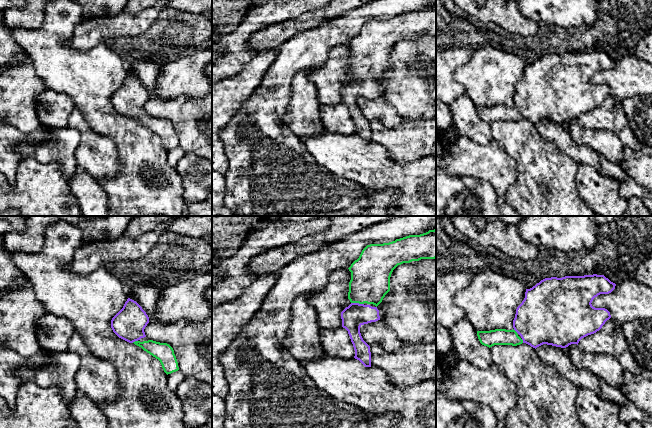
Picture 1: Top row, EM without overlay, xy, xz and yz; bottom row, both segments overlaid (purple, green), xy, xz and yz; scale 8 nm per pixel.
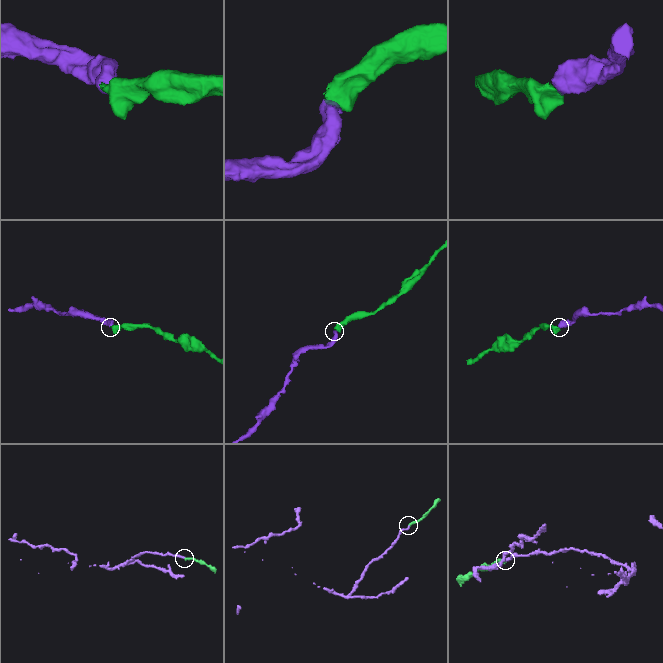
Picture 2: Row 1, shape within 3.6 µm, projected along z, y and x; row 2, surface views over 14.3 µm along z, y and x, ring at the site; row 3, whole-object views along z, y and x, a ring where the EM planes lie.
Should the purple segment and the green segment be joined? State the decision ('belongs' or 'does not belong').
belongs

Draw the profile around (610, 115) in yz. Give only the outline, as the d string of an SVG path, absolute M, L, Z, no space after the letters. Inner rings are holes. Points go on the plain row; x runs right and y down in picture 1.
M610 94L599 107L582 114L578 122L587 129L611 131L624 147L640 151L643 147L630 129L621 99L615 95Z

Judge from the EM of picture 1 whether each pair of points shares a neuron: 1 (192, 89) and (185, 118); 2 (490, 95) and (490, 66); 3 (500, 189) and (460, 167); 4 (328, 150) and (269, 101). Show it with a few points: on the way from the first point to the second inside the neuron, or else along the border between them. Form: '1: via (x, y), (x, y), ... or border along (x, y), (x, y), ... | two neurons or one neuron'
1: border along (201, 97), (166, 98) | two neurons
2: via (490, 88), (490, 73) | one neuron
3: via (493, 178), (482, 167), (471, 167) | one neuron
4: border along (302, 142), (316, 162) | two neurons

